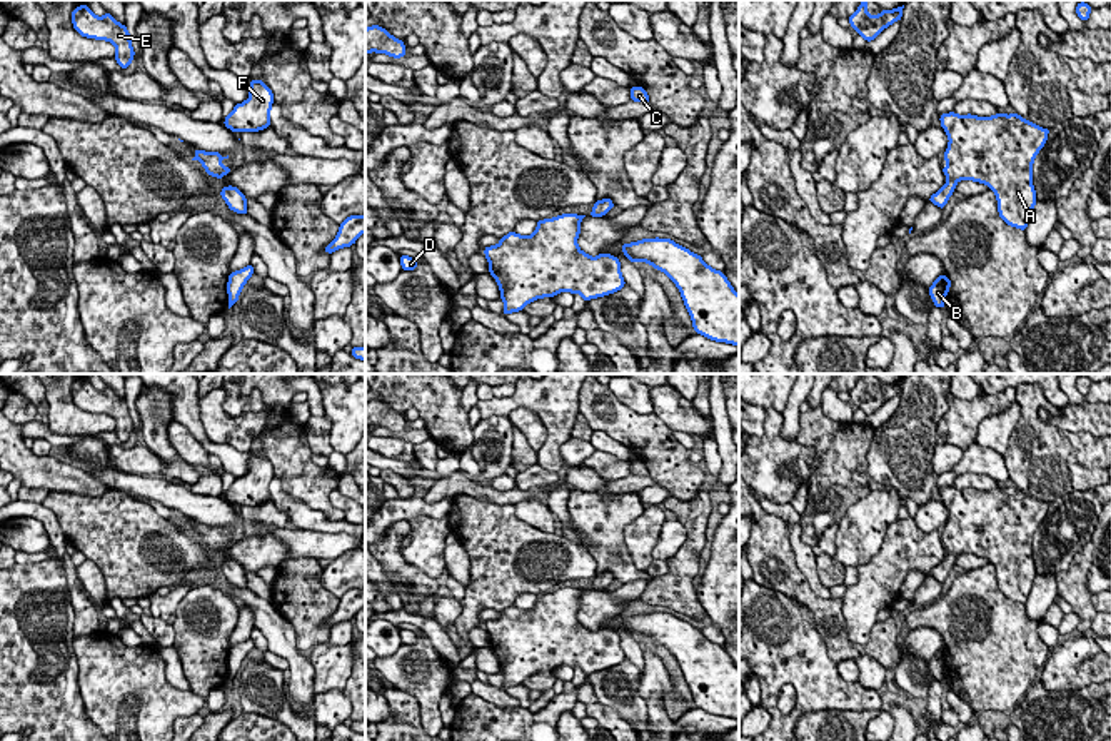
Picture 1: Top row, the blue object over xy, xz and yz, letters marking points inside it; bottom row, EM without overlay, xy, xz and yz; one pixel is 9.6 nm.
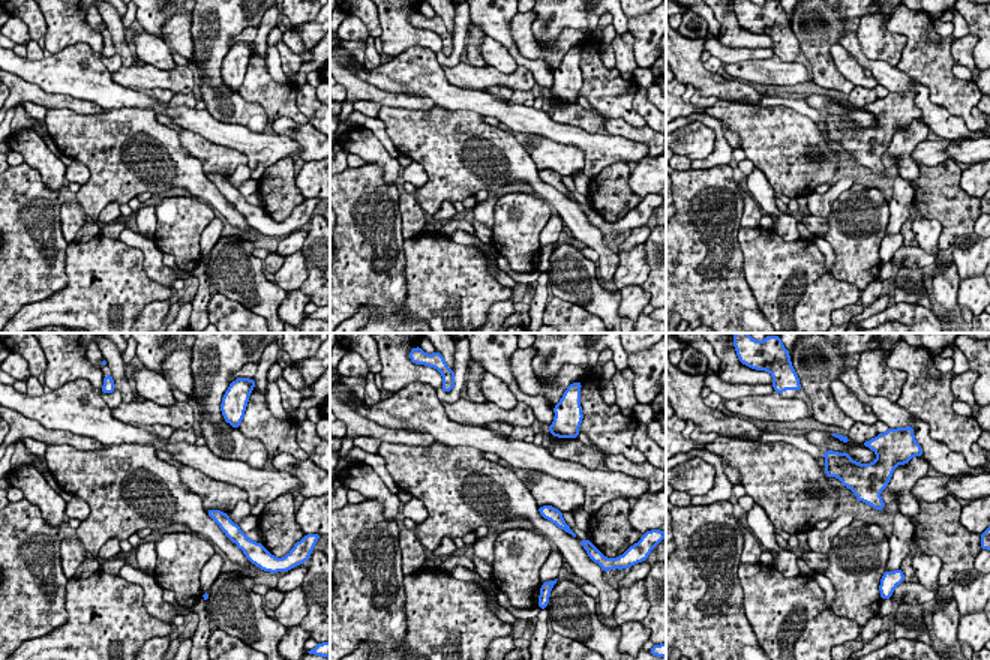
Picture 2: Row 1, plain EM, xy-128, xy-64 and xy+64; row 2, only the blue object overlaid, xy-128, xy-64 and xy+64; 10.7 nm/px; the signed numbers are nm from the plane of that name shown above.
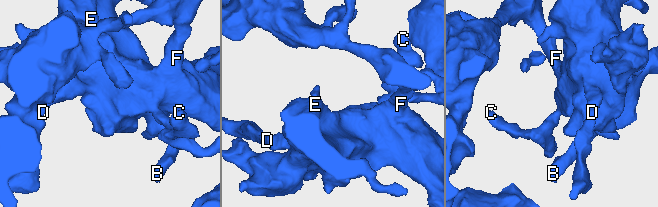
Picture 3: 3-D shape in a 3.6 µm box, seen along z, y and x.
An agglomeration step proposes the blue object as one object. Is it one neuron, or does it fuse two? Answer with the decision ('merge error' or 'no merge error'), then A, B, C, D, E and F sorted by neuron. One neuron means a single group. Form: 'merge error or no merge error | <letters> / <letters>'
no merge error | A B C D E F

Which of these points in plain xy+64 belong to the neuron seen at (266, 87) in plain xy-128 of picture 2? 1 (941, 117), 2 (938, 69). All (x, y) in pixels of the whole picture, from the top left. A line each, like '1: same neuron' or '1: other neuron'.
1: other neuron
2: same neuron

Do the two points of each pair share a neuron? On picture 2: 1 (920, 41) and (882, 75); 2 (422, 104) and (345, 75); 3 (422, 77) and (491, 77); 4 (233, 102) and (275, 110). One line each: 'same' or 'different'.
1: different
2: same
3: different
4: different

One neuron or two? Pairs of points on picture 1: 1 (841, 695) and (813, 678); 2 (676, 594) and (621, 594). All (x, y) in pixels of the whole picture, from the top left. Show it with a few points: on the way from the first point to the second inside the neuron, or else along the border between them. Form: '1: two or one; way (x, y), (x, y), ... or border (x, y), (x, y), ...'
1: one; way (834, 693), (819, 685)
2: two; border (648, 583), (638, 599)

